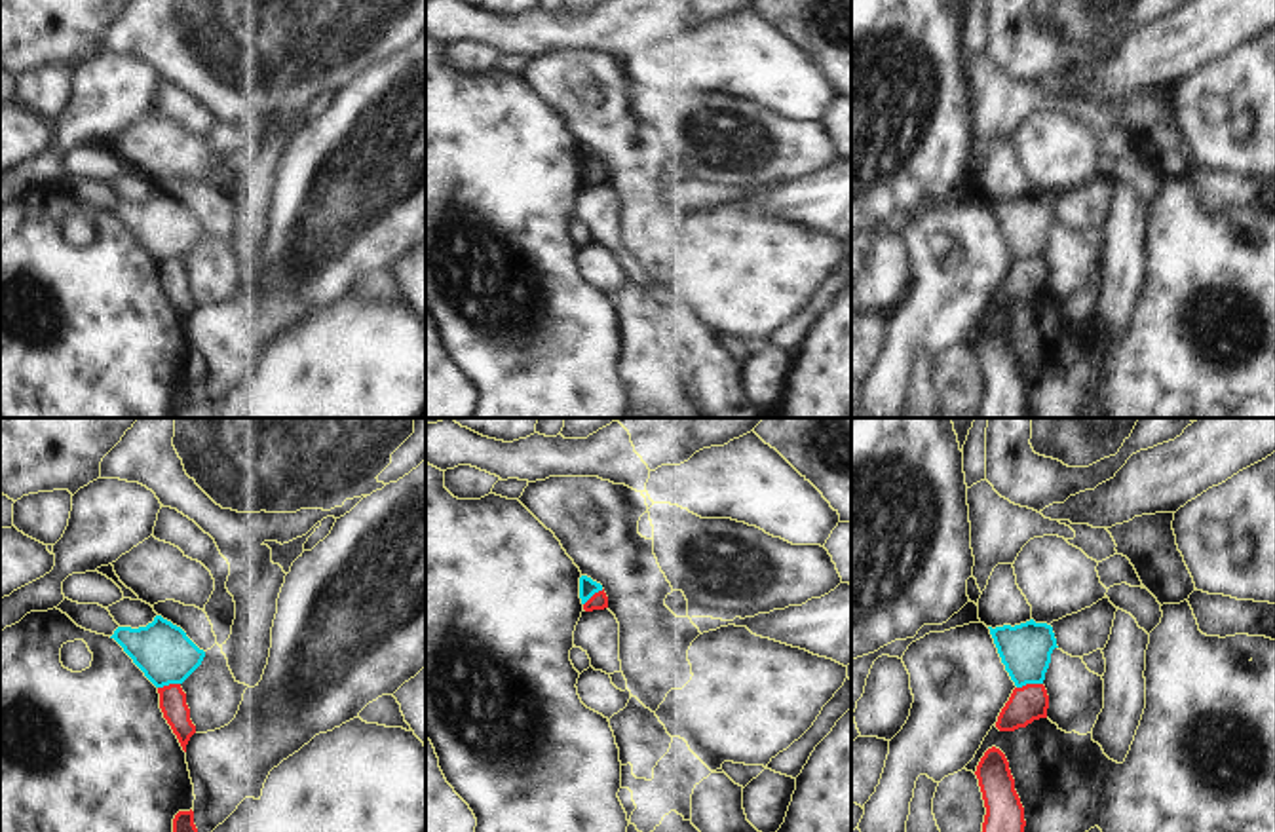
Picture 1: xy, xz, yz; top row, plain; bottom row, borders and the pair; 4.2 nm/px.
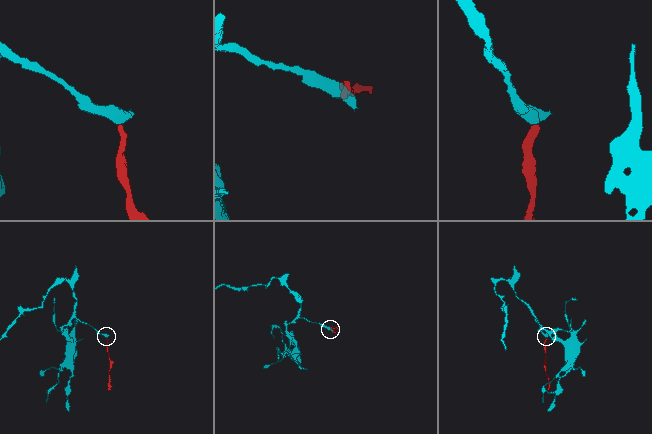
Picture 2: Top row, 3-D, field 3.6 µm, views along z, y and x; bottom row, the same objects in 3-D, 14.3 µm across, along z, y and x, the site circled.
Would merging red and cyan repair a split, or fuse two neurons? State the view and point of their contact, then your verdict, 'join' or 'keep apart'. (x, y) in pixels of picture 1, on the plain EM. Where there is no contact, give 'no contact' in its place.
yz (1028, 259) | keep apart

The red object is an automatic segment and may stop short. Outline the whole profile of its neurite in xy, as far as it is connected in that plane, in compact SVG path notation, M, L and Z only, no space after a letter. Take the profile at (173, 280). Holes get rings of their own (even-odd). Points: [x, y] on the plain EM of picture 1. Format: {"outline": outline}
{"outline": "M181 258L158 262L158 268L163 293L167 294L182 325L186 327L186 319L196 308L196 300L190 294L190 283L186 279L186 268L182 266Z"}

